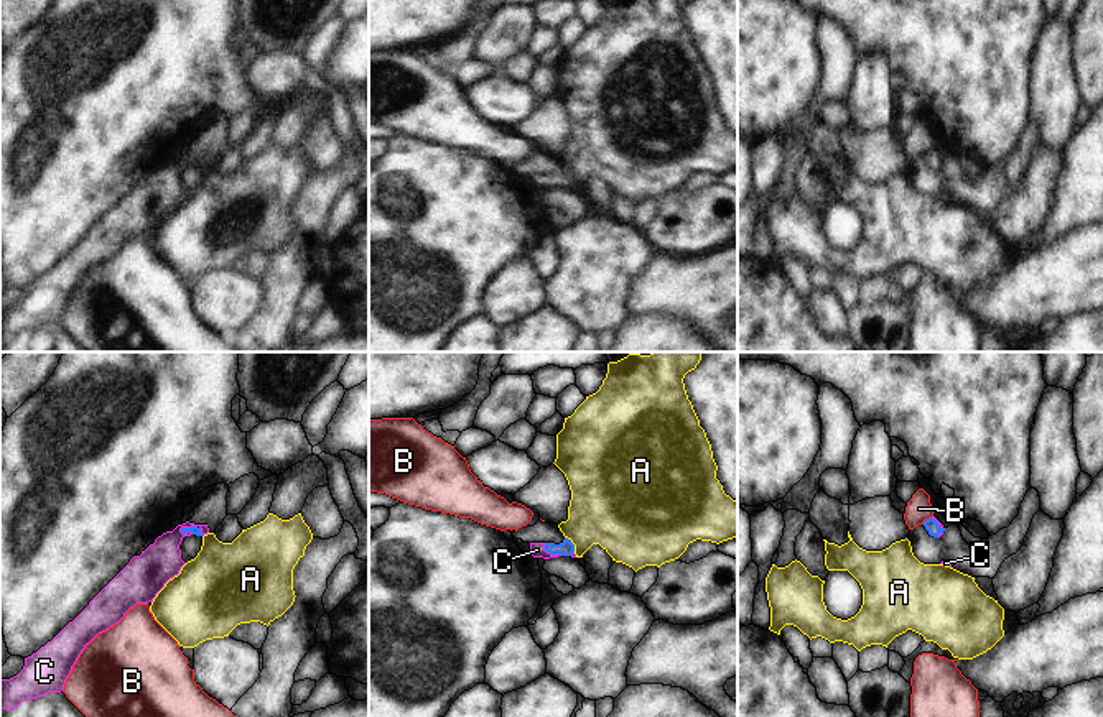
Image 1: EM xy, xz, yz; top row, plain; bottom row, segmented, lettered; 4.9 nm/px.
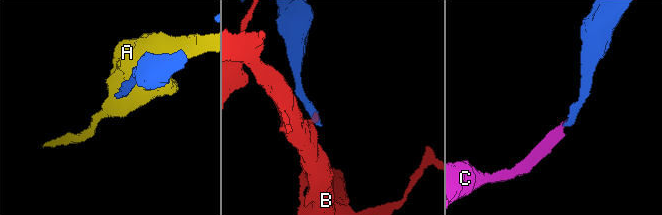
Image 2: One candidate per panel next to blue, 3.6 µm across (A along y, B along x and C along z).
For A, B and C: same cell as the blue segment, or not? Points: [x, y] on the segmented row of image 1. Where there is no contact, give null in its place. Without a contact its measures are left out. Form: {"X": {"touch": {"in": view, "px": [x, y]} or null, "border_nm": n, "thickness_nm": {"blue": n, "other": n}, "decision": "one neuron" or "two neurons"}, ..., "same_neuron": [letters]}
{"A": {"touch": {"in": "xz", "px": [573, 545]}, "border_nm": 90, "thickness_nm": {"blue": 80, "other": 380}, "decision": "two neurons"}, "B": {"touch": {"in": "yz", "px": [926, 520]}, "border_nm": 60, "thickness_nm": {"blue": 70, "other": 130}, "decision": "two neurons"}, "C": {"touch": {"in": "xz", "px": [550, 553]}, "border_nm": 110, "thickness_nm": {"blue": 80, "other": 70}, "decision": "one neuron"}, "same_neuron": ["C"]}

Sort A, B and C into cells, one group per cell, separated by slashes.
A / B / C

